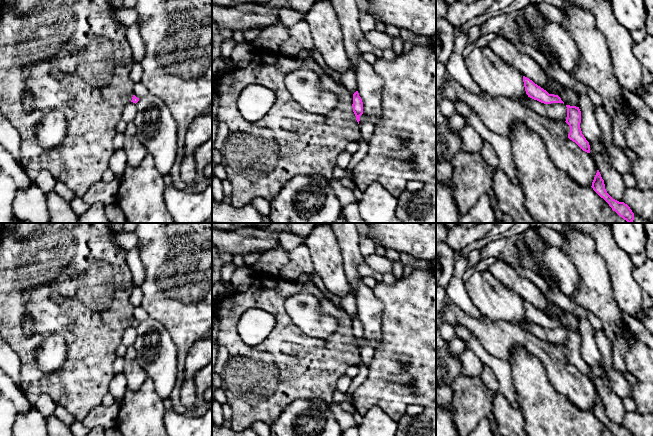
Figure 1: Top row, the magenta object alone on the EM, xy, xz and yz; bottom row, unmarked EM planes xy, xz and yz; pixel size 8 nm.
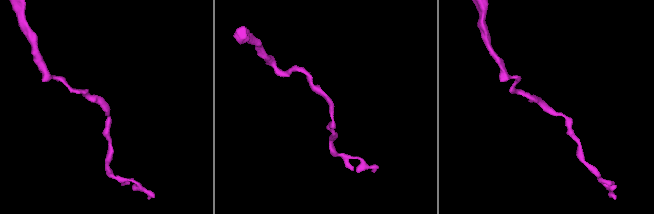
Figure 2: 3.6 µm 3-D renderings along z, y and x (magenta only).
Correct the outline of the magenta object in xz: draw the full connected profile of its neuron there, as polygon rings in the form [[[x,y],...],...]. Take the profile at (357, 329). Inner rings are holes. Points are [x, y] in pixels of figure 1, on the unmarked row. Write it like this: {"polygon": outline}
{"polygon": [[[356,315],[353,318],[352,331],[353,331],[353,336],[354,336],[355,340],[356,340],[356,344],[357,344],[357,346],[359,348],[360,340],[363,338],[363,326],[362,326],[361,321],[359,320],[358,315]]]}

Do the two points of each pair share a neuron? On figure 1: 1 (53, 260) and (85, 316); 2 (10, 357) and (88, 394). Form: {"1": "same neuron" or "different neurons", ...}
{"1": "same neuron", "2": "different neurons"}

